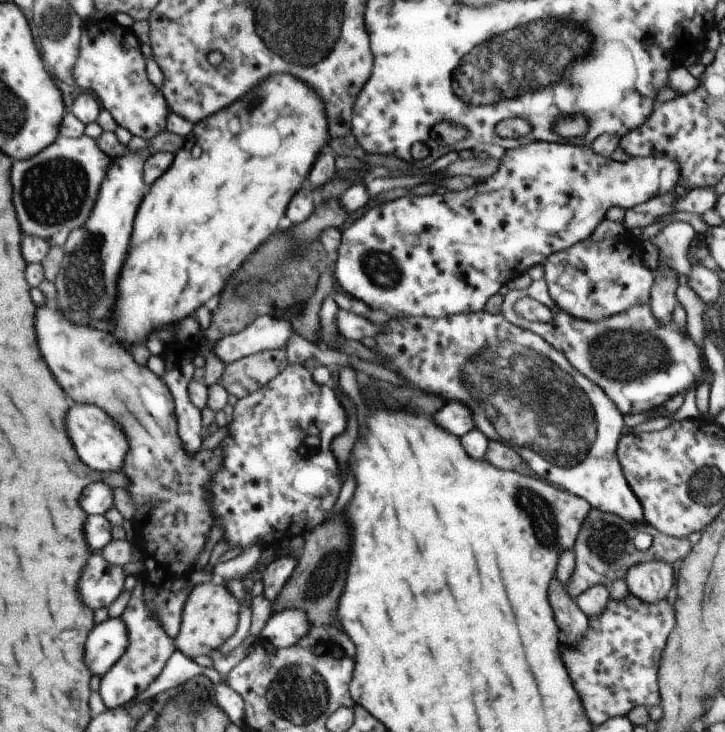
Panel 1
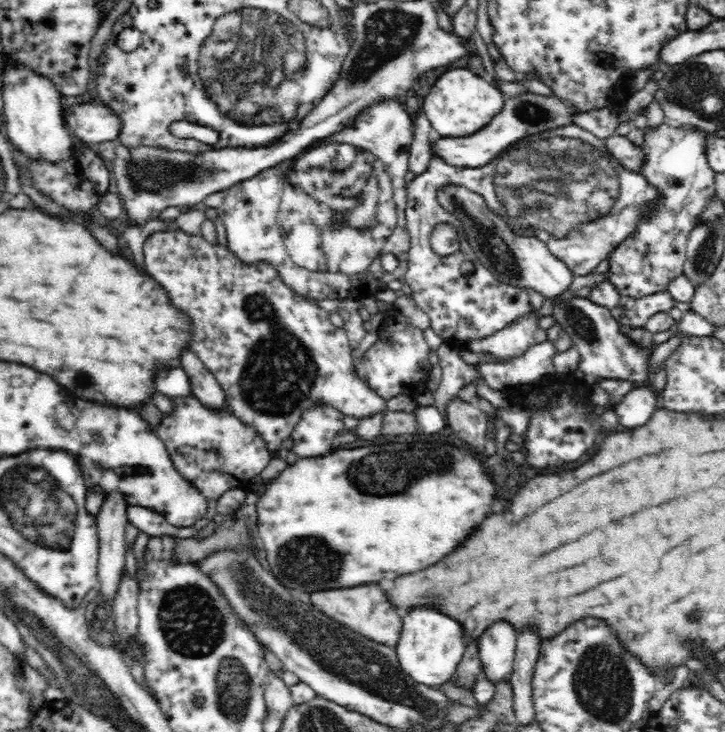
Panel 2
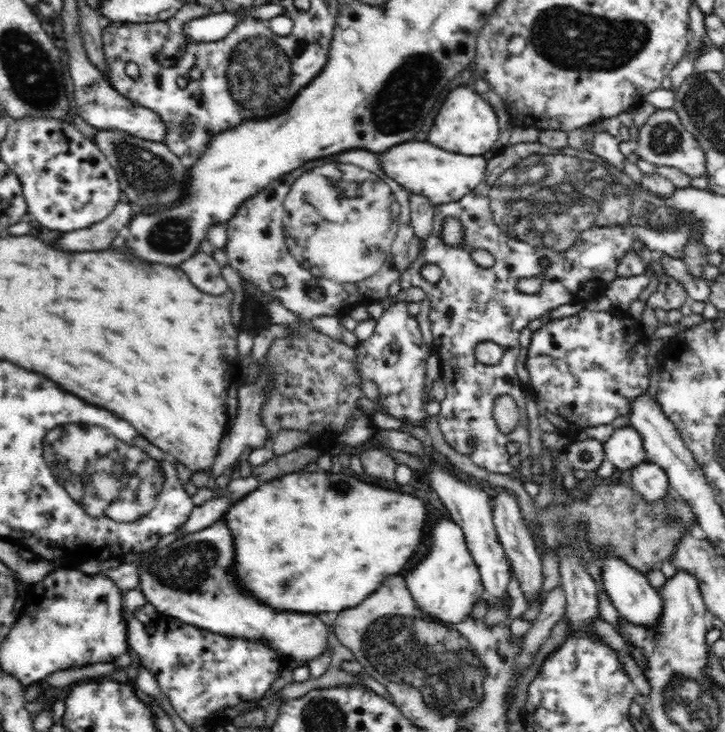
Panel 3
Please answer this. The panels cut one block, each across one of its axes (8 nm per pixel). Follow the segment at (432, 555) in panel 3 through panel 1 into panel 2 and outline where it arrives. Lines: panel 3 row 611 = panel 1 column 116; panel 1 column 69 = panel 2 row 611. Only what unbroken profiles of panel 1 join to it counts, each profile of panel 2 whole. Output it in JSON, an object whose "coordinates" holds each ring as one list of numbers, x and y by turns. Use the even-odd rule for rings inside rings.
{"coordinates":[[414,610,414,614,406,614,402,636,394,650,402,670,412,680,428,687,439,687,451,681,465,648,463,630,458,630,458,622,434,610]]}

